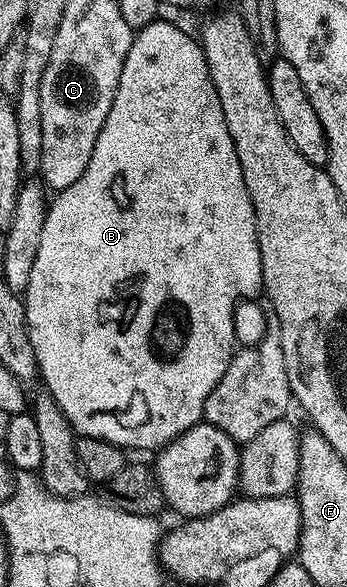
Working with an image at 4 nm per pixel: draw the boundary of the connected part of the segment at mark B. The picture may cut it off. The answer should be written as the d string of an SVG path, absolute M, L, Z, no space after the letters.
M158 21L140 28L133 36L133 44L127 53L127 61L123 61L123 73L119 73L119 89L115 93L115 101L111 101L111 113L107 113L107 121L103 121L103 129L99 129L95 149L91 149L91 161L87 161L87 169L83 169L83 174L79 177L79 181L75 181L75 185L67 185L67 189L56 192L52 196L43 221L43 233L39 233L39 249L35 253L35 265L31 265L31 281L27 281L25 286L23 302L25 305L25 328L30 349L32 349L33 357L37 362L40 382L42 384L45 382L44 390L57 402L66 421L78 436L86 439L98 439L100 443L109 443L113 447L128 449L130 452L133 450L156 453L161 448L167 447L174 439L178 439L187 429L191 429L196 423L204 420L207 397L211 397L215 385L219 385L219 381L223 381L223 375L227 373L227 367L233 360L235 348L238 346L237 331L233 328L233 314L237 311L237 302L240 299L249 299L256 291L258 294L261 290L261 254L257 240L255 209L251 205L251 197L247 193L247 185L243 181L239 153L235 153L235 141L231 141L231 133L227 129L227 117L223 117L223 105L219 105L219 93L215 93L215 85L211 81L211 73L207 69L207 61L201 44L194 36L192 39L183 28L176 27L173 23Z

